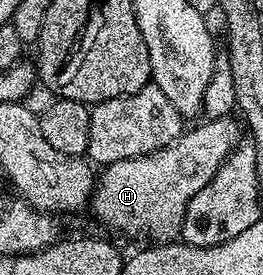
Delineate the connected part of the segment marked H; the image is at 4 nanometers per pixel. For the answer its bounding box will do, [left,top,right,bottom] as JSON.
[90,116,241,241]

